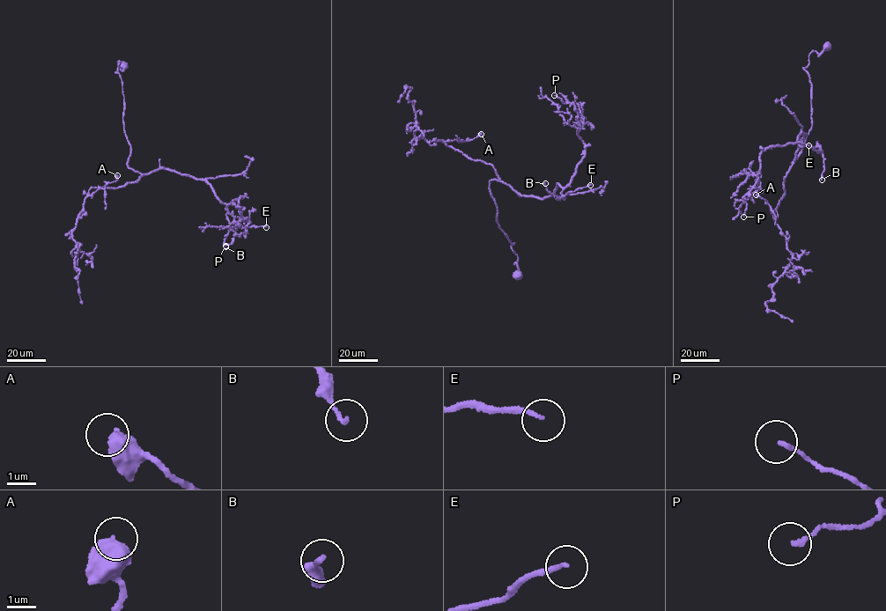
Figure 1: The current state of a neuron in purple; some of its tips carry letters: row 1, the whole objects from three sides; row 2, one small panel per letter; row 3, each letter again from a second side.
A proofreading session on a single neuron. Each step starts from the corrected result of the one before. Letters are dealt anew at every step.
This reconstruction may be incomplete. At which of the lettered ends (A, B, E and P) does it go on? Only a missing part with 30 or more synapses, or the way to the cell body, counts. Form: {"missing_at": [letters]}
{"missing_at": []}

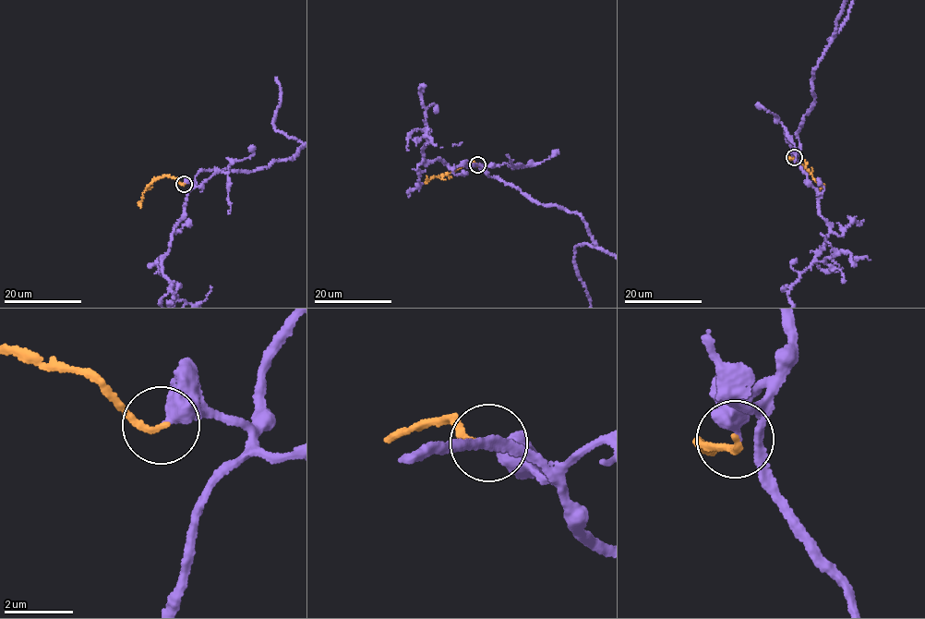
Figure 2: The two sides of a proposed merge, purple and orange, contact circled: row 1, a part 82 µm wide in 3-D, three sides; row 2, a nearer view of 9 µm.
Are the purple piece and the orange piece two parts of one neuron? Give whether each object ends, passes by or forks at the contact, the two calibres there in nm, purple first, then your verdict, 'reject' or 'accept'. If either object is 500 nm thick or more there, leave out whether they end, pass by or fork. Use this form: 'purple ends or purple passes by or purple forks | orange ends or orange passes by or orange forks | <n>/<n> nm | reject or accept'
purple ends | orange ends | 480/180 nm | accept

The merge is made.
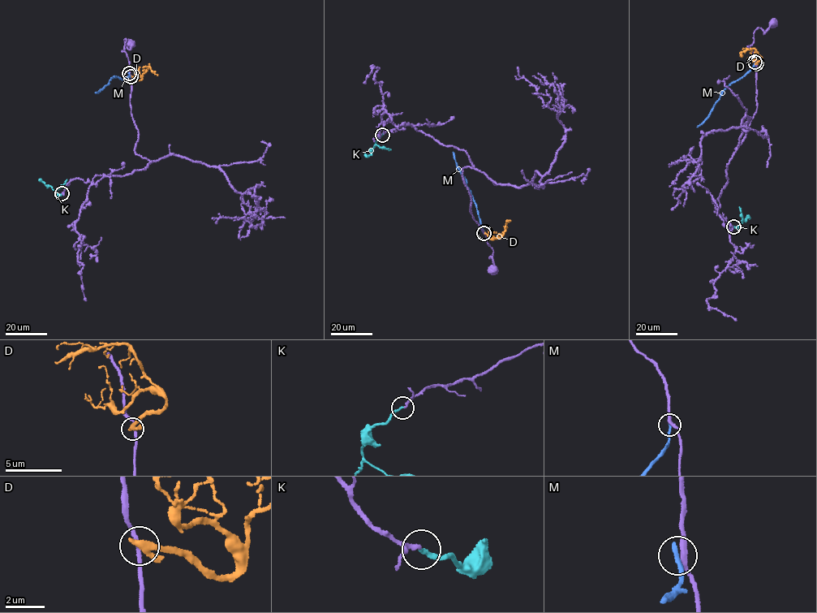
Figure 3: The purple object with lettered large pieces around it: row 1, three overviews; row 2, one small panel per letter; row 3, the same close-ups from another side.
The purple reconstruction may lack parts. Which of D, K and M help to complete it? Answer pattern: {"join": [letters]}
{"join": ["K"]}

